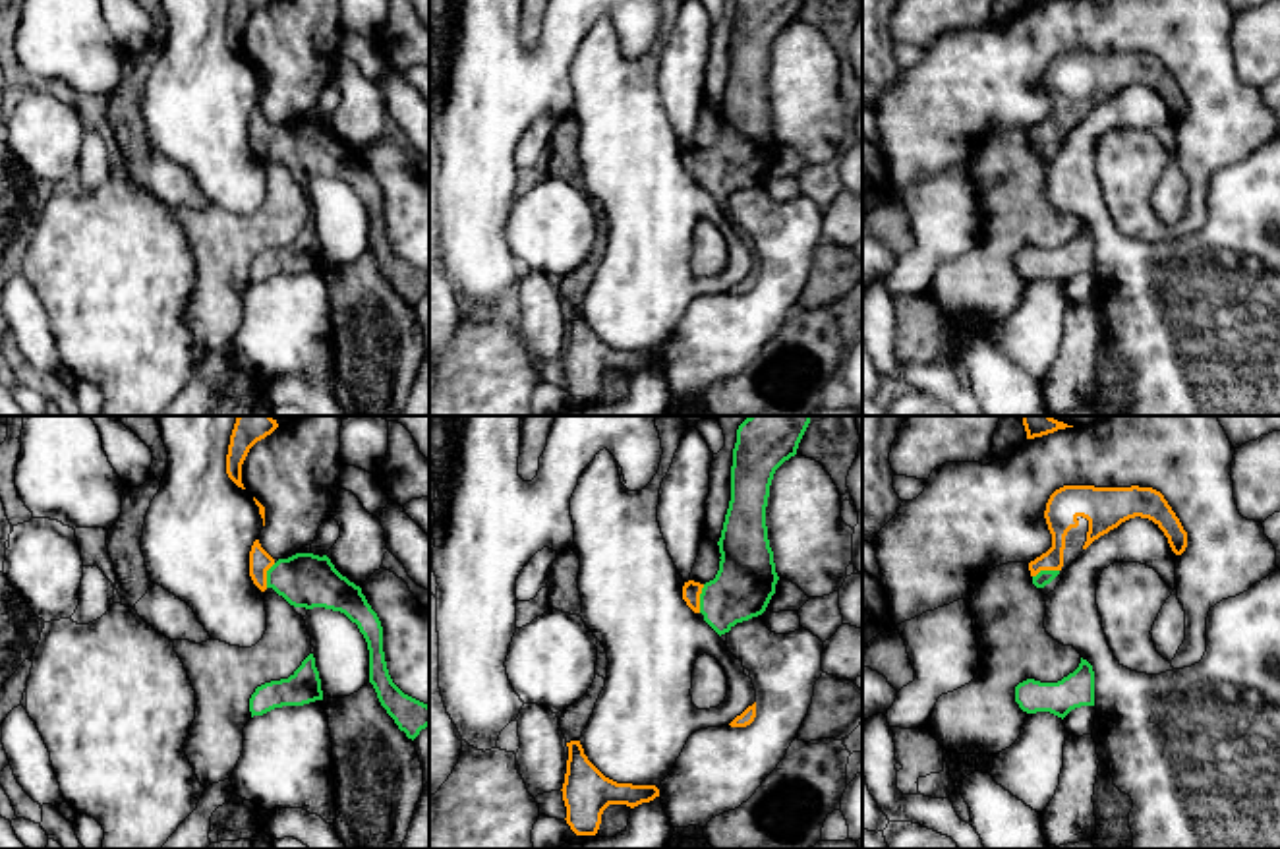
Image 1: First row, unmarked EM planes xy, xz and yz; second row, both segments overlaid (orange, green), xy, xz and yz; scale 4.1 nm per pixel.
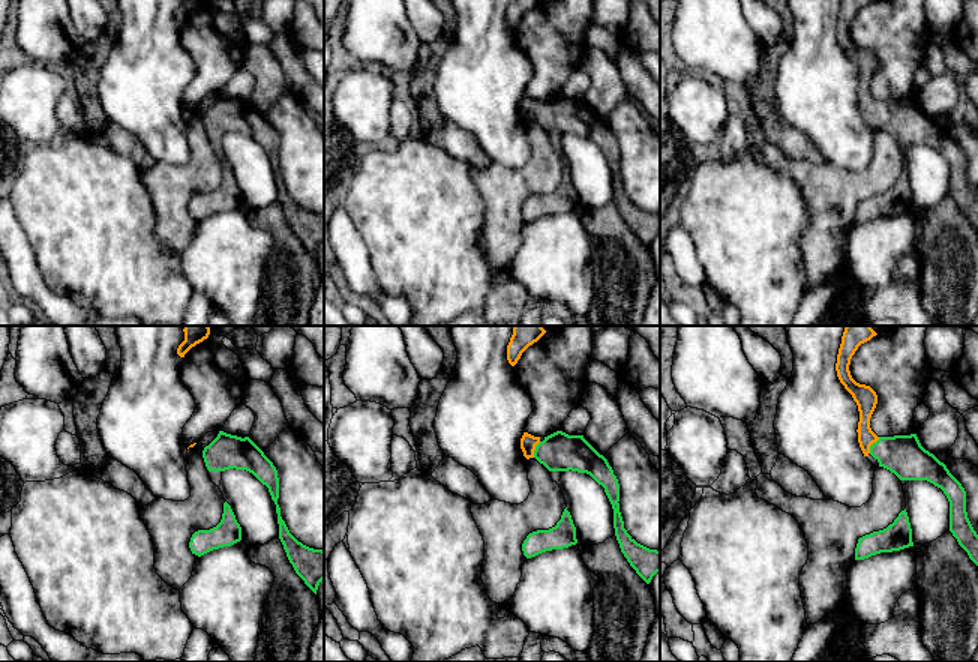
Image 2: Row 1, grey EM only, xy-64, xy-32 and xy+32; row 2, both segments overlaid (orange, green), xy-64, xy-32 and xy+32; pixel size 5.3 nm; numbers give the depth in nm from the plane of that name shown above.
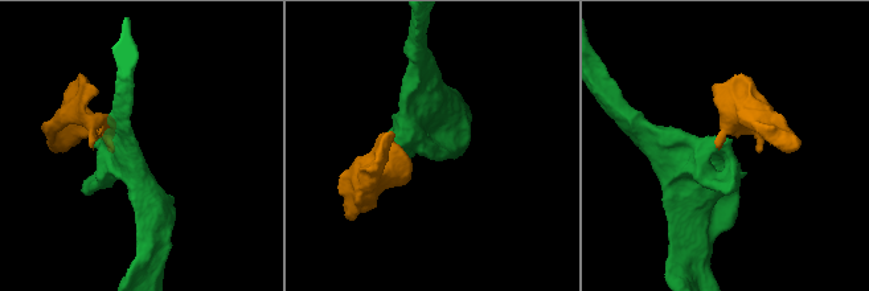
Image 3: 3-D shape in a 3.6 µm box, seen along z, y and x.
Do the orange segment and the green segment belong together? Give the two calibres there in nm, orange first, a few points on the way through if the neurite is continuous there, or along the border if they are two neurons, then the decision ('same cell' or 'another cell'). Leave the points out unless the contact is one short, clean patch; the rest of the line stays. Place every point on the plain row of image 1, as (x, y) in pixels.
80 nm thick on the orange side, 260 nm on the other; runs through xz (691, 157), (698, 165), (729, 165), (745, 149); same cell

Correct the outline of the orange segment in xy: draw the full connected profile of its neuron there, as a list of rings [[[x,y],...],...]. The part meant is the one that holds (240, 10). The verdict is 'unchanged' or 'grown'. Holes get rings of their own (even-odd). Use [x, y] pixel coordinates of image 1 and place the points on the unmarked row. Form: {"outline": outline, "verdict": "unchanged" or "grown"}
{"outline": [[[232,0],[230,2],[230,12],[228,12],[228,21],[226,21],[226,41],[228,44],[242,56],[242,31],[249,19],[249,15],[265,6],[271,0]]], "verdict": "unchanged"}

